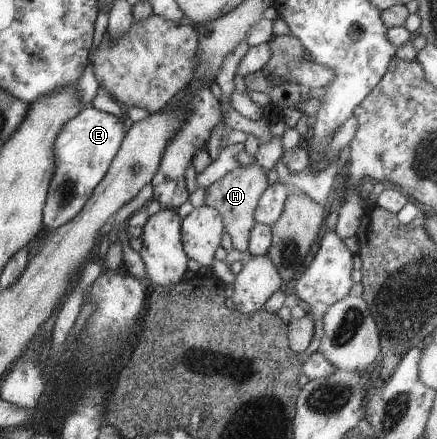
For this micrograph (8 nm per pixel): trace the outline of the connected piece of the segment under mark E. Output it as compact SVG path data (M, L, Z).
M92 107L83 108L60 129L52 143L53 173L48 185L43 224L56 230L73 219L92 196L92 191L106 174L113 156L125 137L122 118Z

